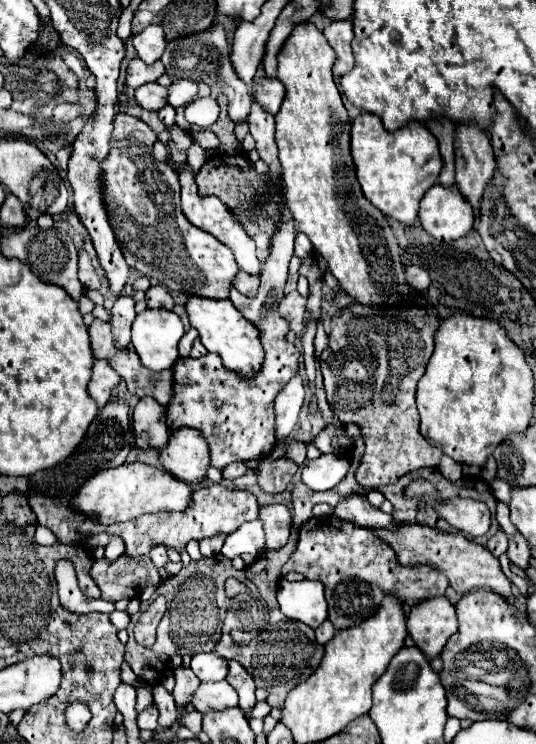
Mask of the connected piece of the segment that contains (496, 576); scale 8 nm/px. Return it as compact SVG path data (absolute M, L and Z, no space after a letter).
M400 524L398 532L386 532L386 530L374 530L374 532L396 550L402 566L418 566L418 564L434 566L446 574L446 578L450 580L450 588L458 594L490 588L492 592L504 598L514 596L512 582L502 572L498 558L494 558L494 554L486 546L478 546L466 540L462 534L444 534L420 524Z

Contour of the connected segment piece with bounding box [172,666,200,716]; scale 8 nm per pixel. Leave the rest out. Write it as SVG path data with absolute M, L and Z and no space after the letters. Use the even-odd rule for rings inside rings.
M180 666L176 672L174 672L174 678L176 678L176 686L174 686L174 700L176 700L176 706L178 706L178 712L180 716L186 714L186 706L190 704L190 696L196 692L198 688L198 678L194 676L194 672L190 668L184 668Z

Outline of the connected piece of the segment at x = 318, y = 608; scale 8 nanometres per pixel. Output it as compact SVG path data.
M280 580L278 604L288 618L300 620L310 628L316 628L322 620L328 618L324 586L318 580L300 580L300 582Z

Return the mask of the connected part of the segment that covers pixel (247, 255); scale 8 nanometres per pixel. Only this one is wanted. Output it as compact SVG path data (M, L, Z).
M168 158L166 164L170 164L178 172L178 176L180 176L180 184L182 184L182 212L188 218L188 222L192 222L200 230L206 230L208 234L216 236L224 246L228 246L234 252L240 270L250 272L250 274L258 274L260 268L262 268L262 264L256 258L254 240L244 232L242 224L238 224L238 220L234 218L234 214L216 196L200 196L198 194L196 182L194 182L194 174L192 174L192 168L190 168L188 162L186 164L176 164L172 158Z

